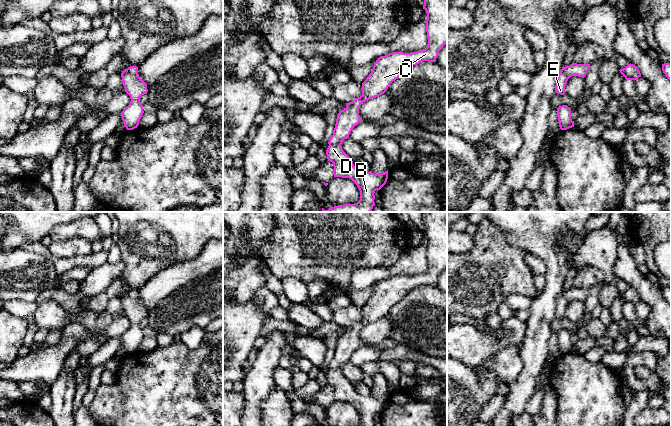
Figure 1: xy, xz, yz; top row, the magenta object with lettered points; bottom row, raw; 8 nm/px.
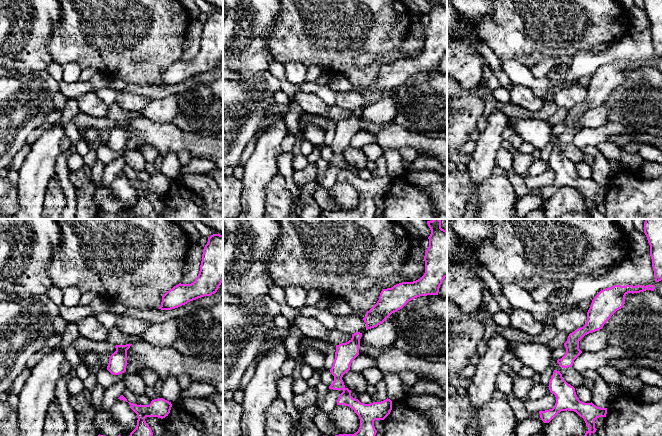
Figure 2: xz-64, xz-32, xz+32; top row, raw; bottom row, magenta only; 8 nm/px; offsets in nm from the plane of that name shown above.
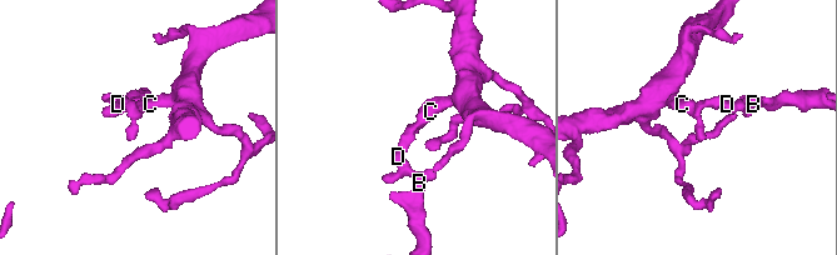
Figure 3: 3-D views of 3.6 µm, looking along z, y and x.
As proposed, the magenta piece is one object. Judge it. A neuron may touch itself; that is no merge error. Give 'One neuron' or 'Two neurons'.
One neuron

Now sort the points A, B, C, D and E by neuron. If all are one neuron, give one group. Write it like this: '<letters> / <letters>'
A B C D E

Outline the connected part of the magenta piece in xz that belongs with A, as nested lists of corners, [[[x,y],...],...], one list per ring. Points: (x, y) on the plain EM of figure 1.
[[[423,212],[423,222],[423,233],[427,237],[427,271],[417,276],[393,276],[379,281],[374,287],[371,297],[362,307],[362,319],[352,326],[346,327],[346,331],[339,335],[333,359],[328,366],[329,370],[326,374],[326,379],[328,385],[333,387],[334,401],[349,402],[357,409],[360,415],[360,424],[358,426],[374,426],[375,415],[380,414],[386,408],[388,403],[388,394],[381,398],[374,398],[371,395],[362,396],[358,394],[354,390],[352,383],[342,373],[342,365],[349,362],[352,353],[362,345],[359,339],[359,332],[361,328],[369,323],[384,318],[390,308],[398,303],[409,291],[417,289],[423,285],[435,286],[439,275],[447,267],[447,212]]]

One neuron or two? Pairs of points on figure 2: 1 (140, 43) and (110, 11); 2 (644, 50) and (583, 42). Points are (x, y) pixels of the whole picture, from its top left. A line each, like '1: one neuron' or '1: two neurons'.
1: one neuron
2: two neurons

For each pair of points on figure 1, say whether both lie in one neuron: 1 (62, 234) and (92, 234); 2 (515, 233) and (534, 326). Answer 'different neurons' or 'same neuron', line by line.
1: same neuron
2: same neuron

